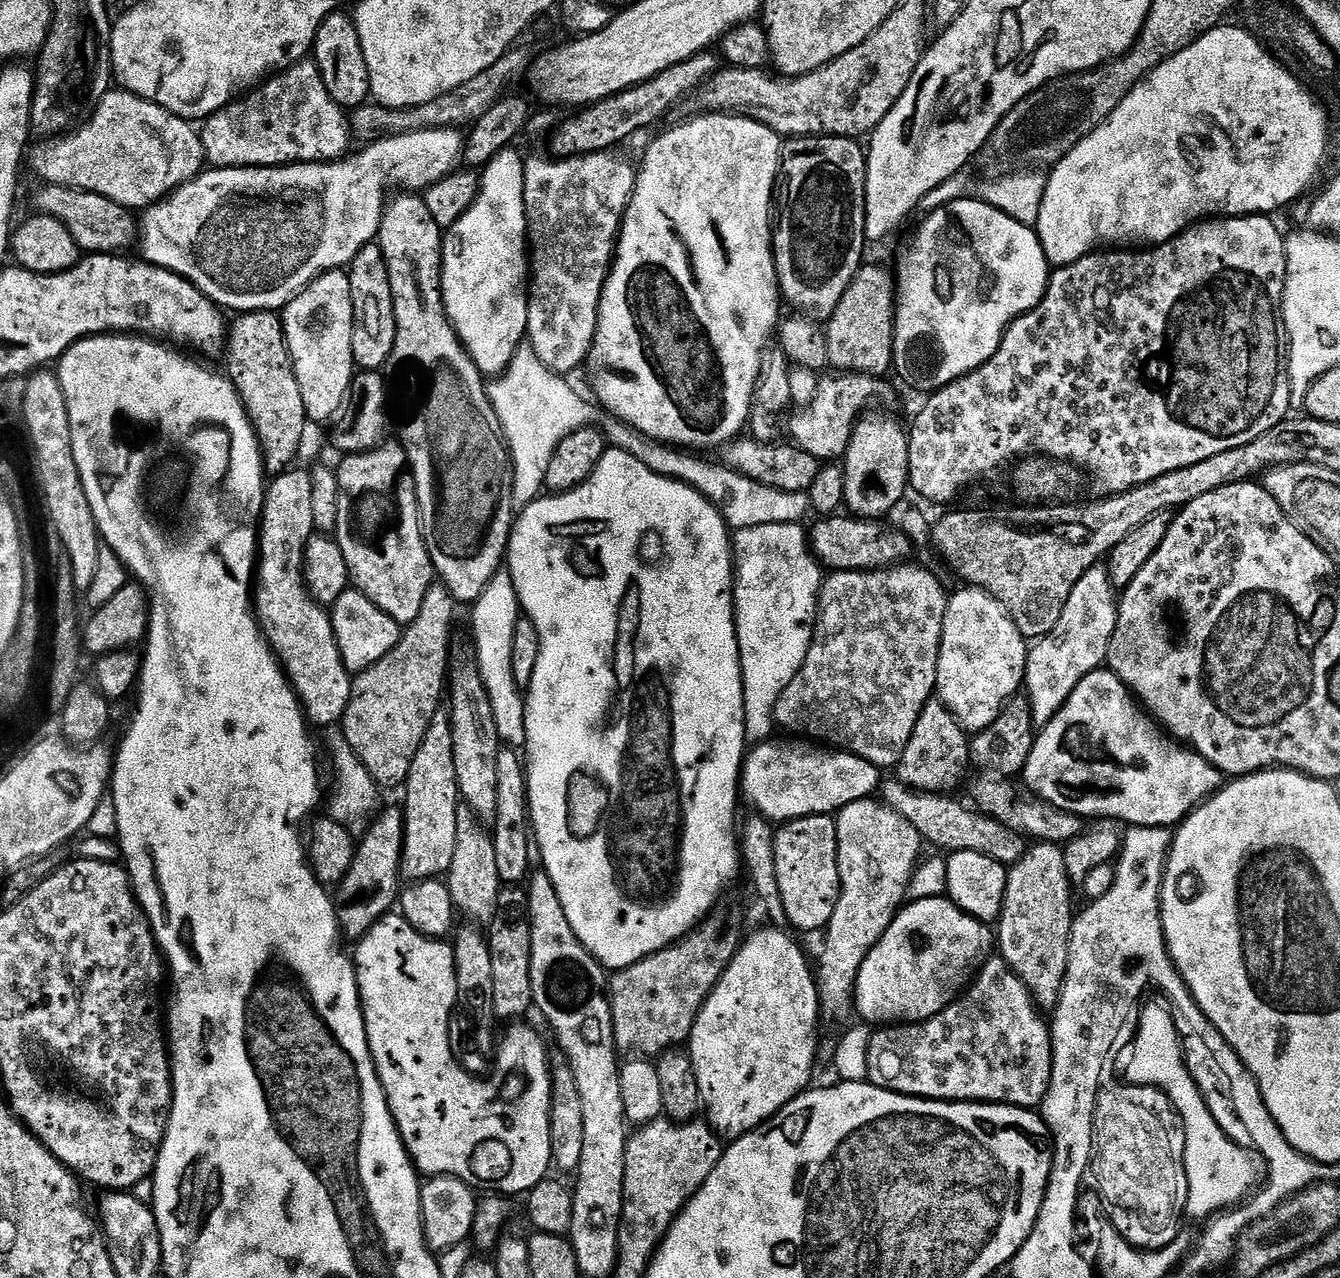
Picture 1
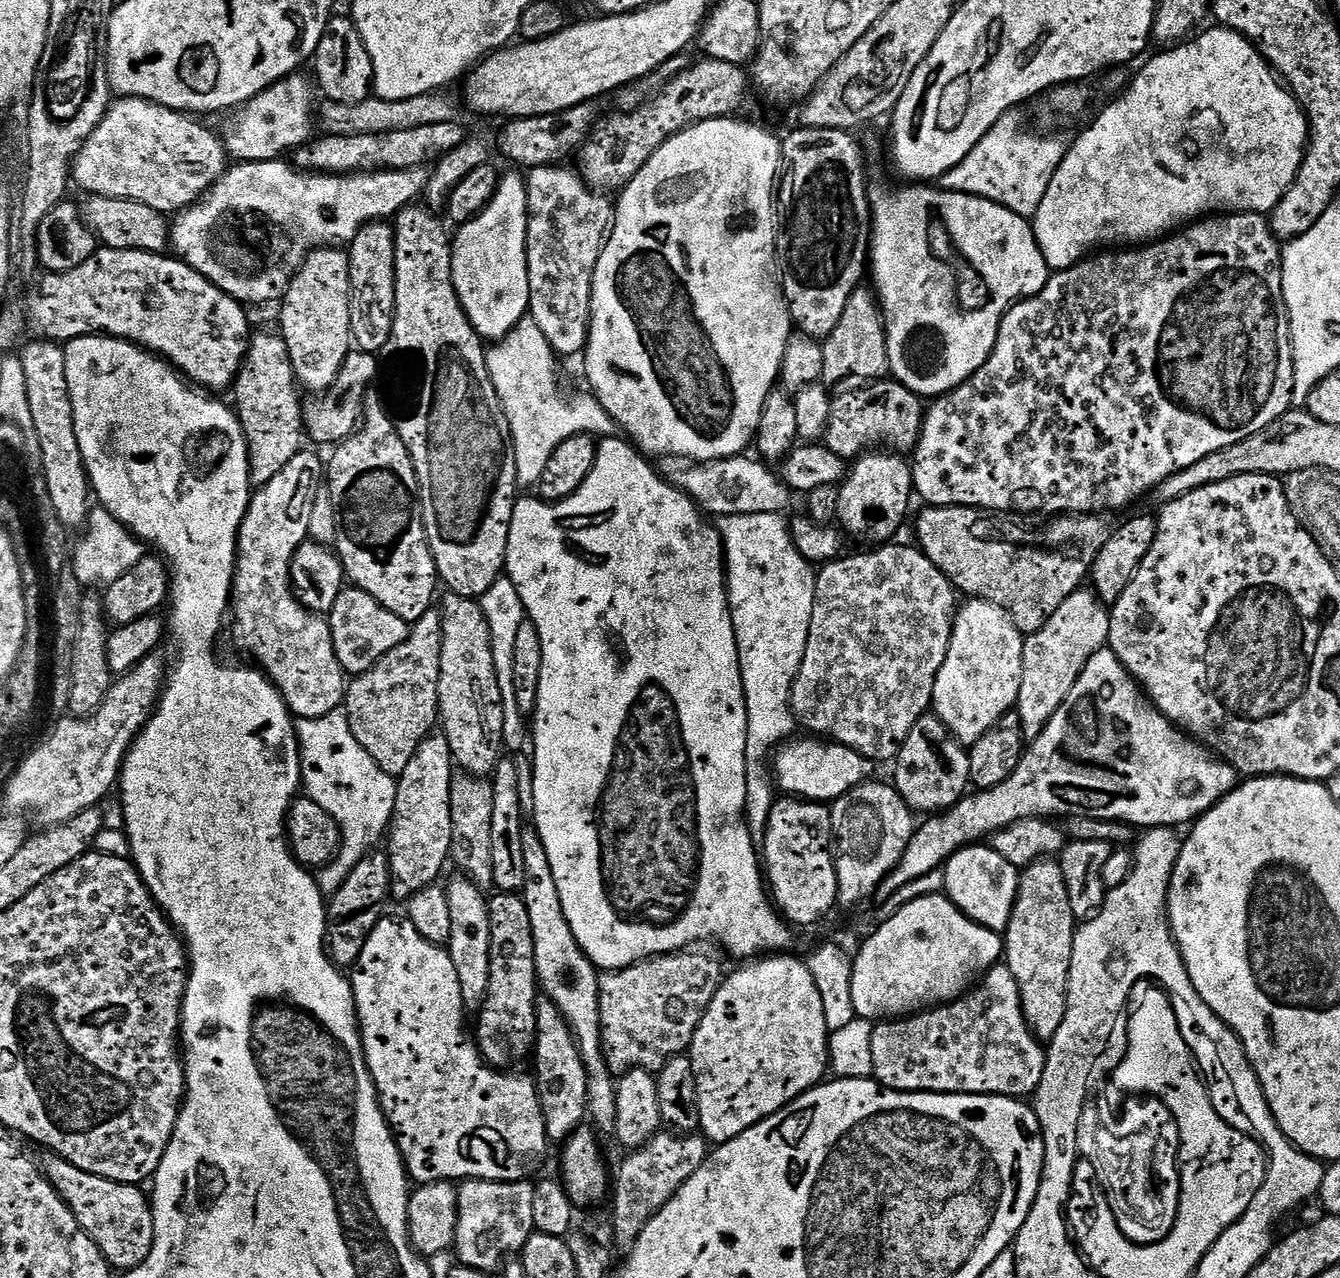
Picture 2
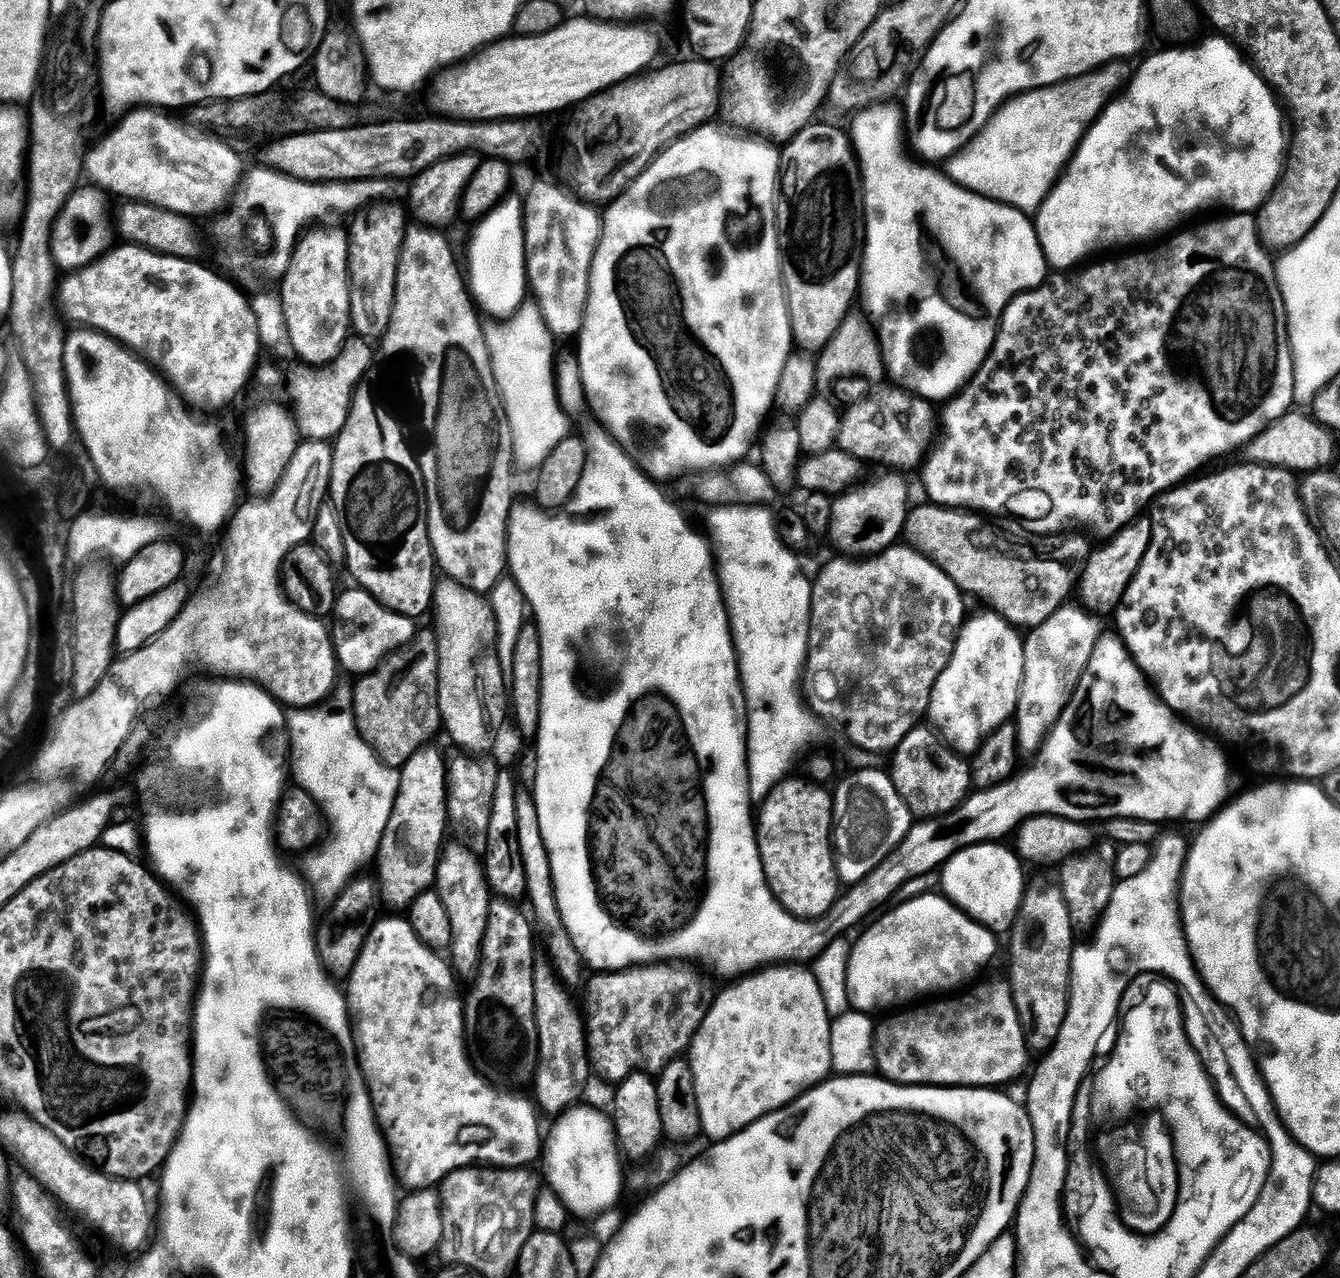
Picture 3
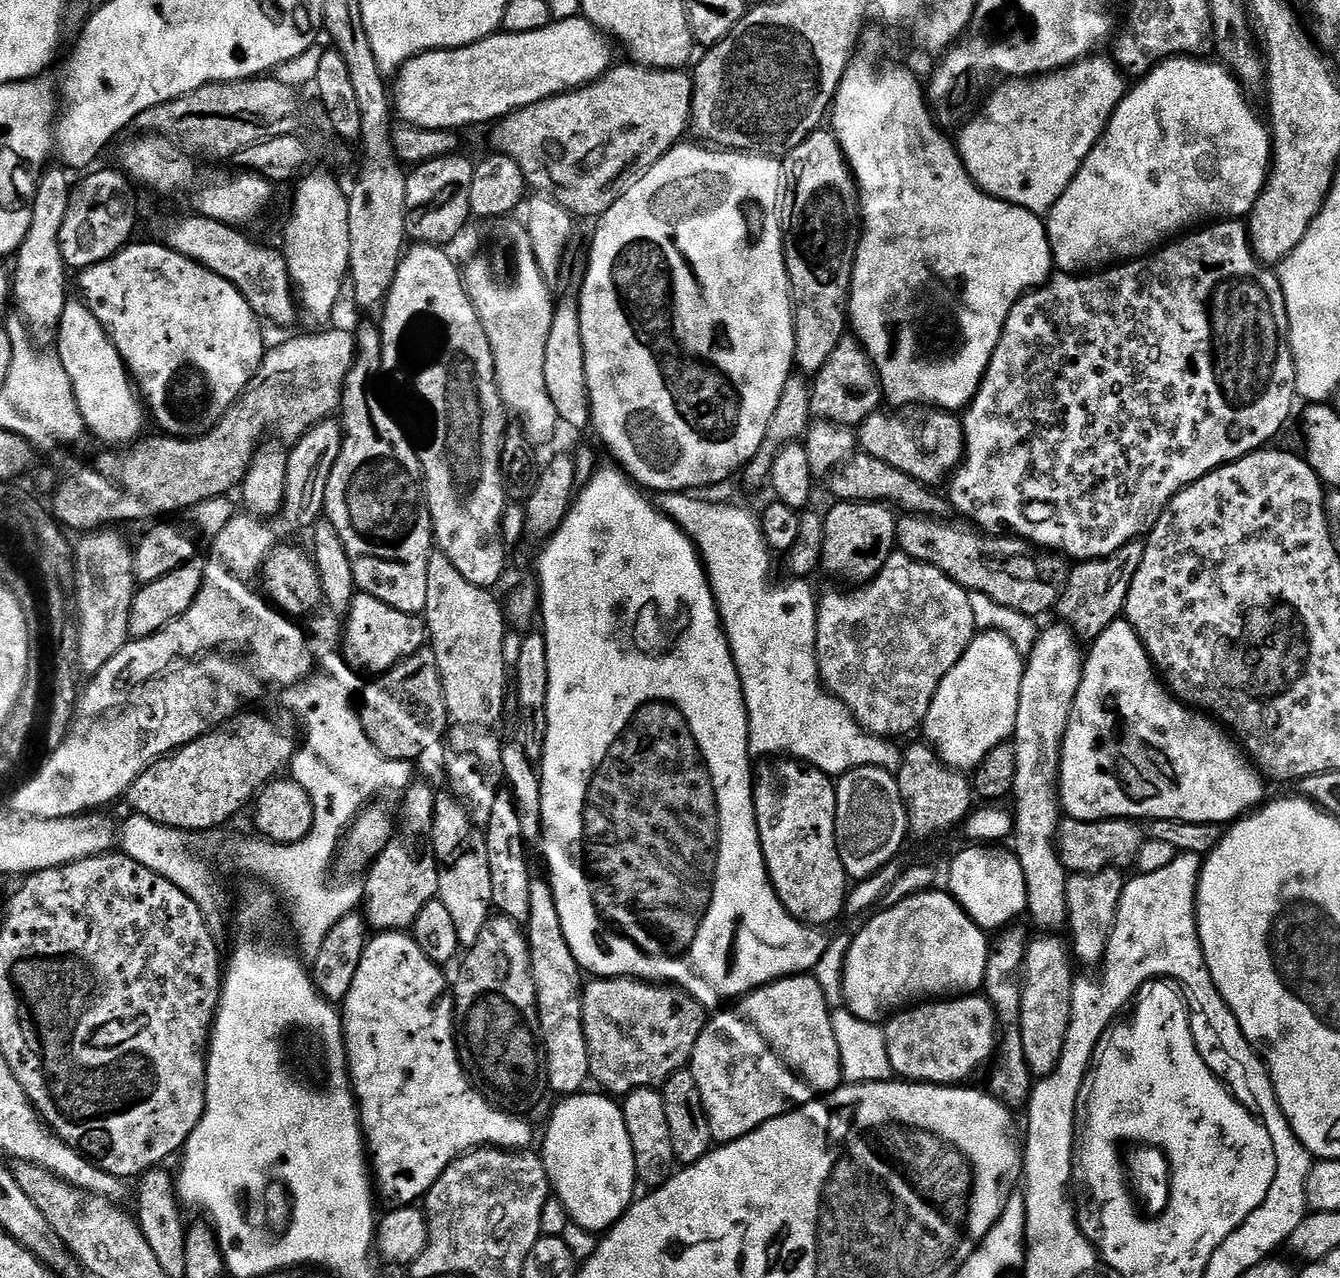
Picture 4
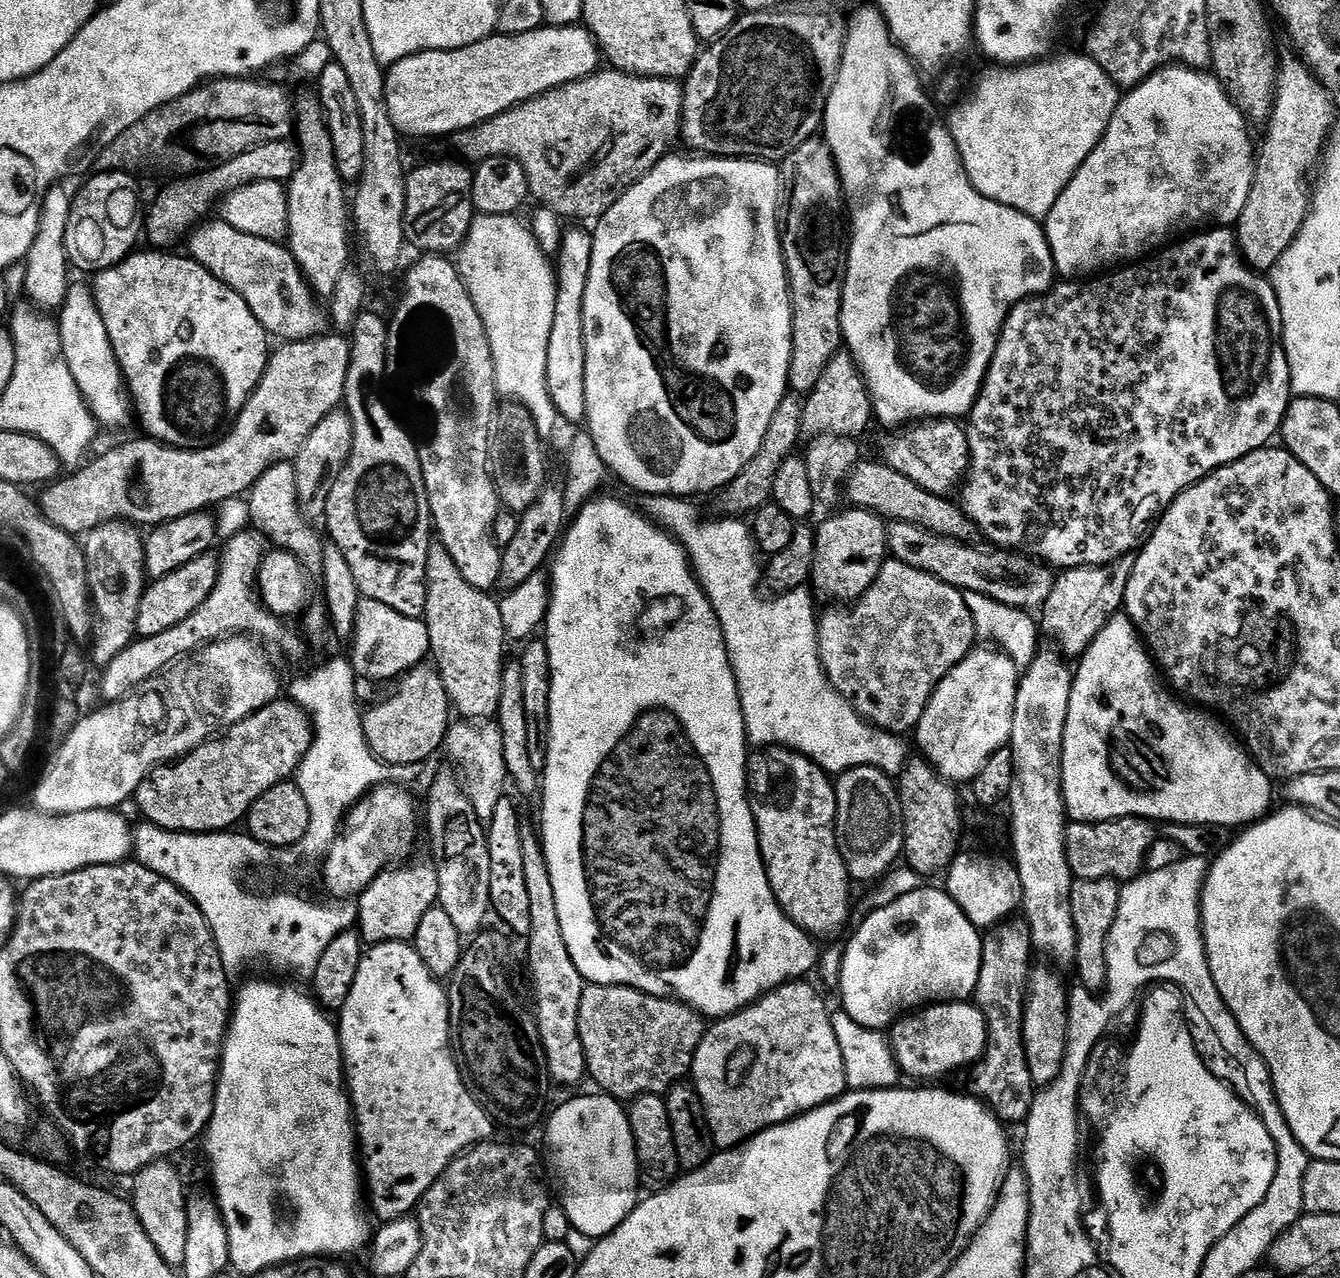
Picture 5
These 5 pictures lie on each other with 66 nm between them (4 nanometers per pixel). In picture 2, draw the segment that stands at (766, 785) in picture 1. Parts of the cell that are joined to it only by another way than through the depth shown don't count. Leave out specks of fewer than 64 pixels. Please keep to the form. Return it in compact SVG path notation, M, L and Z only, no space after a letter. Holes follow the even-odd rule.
M808 739L812 740L798 740L794 744L792 744L793 742L785 743L783 747L775 753L774 761L776 760L776 768L774 764L774 780L778 785L779 791L780 788L784 791L781 793L801 800L834 802L838 797L845 796L854 786L865 783L865 781L873 775L873 761L869 759L869 757L863 756L862 753L855 752L852 748L848 748L844 744L837 744L835 742L827 742L828 744L823 744L823 742L820 741L823 739Z

